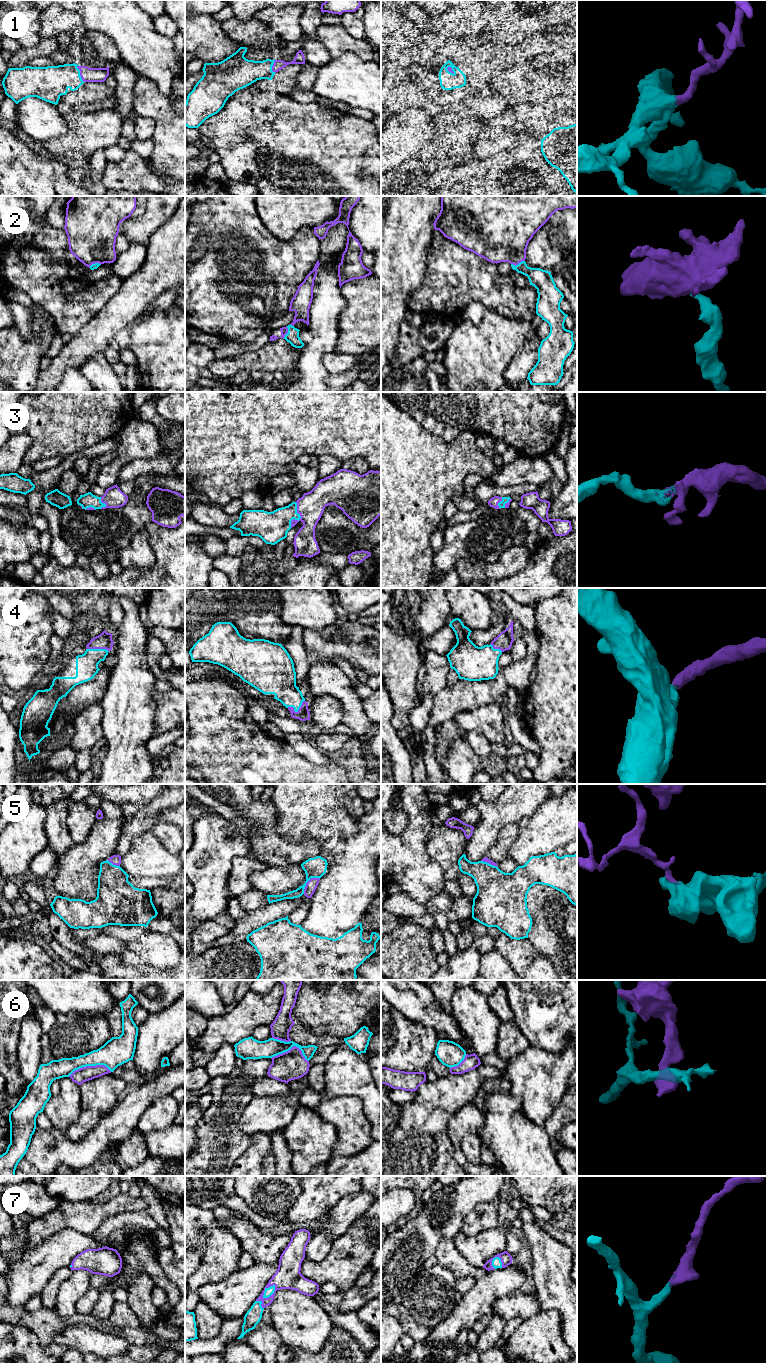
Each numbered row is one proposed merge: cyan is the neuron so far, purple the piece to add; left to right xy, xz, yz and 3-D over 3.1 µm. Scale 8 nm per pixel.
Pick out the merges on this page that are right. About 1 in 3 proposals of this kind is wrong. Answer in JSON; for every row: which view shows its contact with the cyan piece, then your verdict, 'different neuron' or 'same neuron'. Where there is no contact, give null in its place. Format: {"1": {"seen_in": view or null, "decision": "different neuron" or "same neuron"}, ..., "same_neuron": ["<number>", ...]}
{"1": {"seen_in": "xy", "decision": "same neuron"}, "2": {"seen_in": "yz", "decision": "same neuron"}, "3": {"seen_in": "xz", "decision": "same neuron"}, "4": {"seen_in": "xz", "decision": "same neuron"}, "5": {"seen_in": "xz", "decision": "different neuron"}, "6": {"seen_in": "xy", "decision": "different neuron"}, "7": {"seen_in": "xz", "decision": "same neuron"}, "same_neuron": ["1", "2", "3", "4", "7"]}

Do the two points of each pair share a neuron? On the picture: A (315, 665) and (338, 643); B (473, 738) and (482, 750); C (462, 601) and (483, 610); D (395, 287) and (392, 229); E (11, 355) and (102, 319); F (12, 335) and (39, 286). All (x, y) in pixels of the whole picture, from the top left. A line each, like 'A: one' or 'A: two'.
A: two
B: one
C: one
D: one
E: two
F: two

